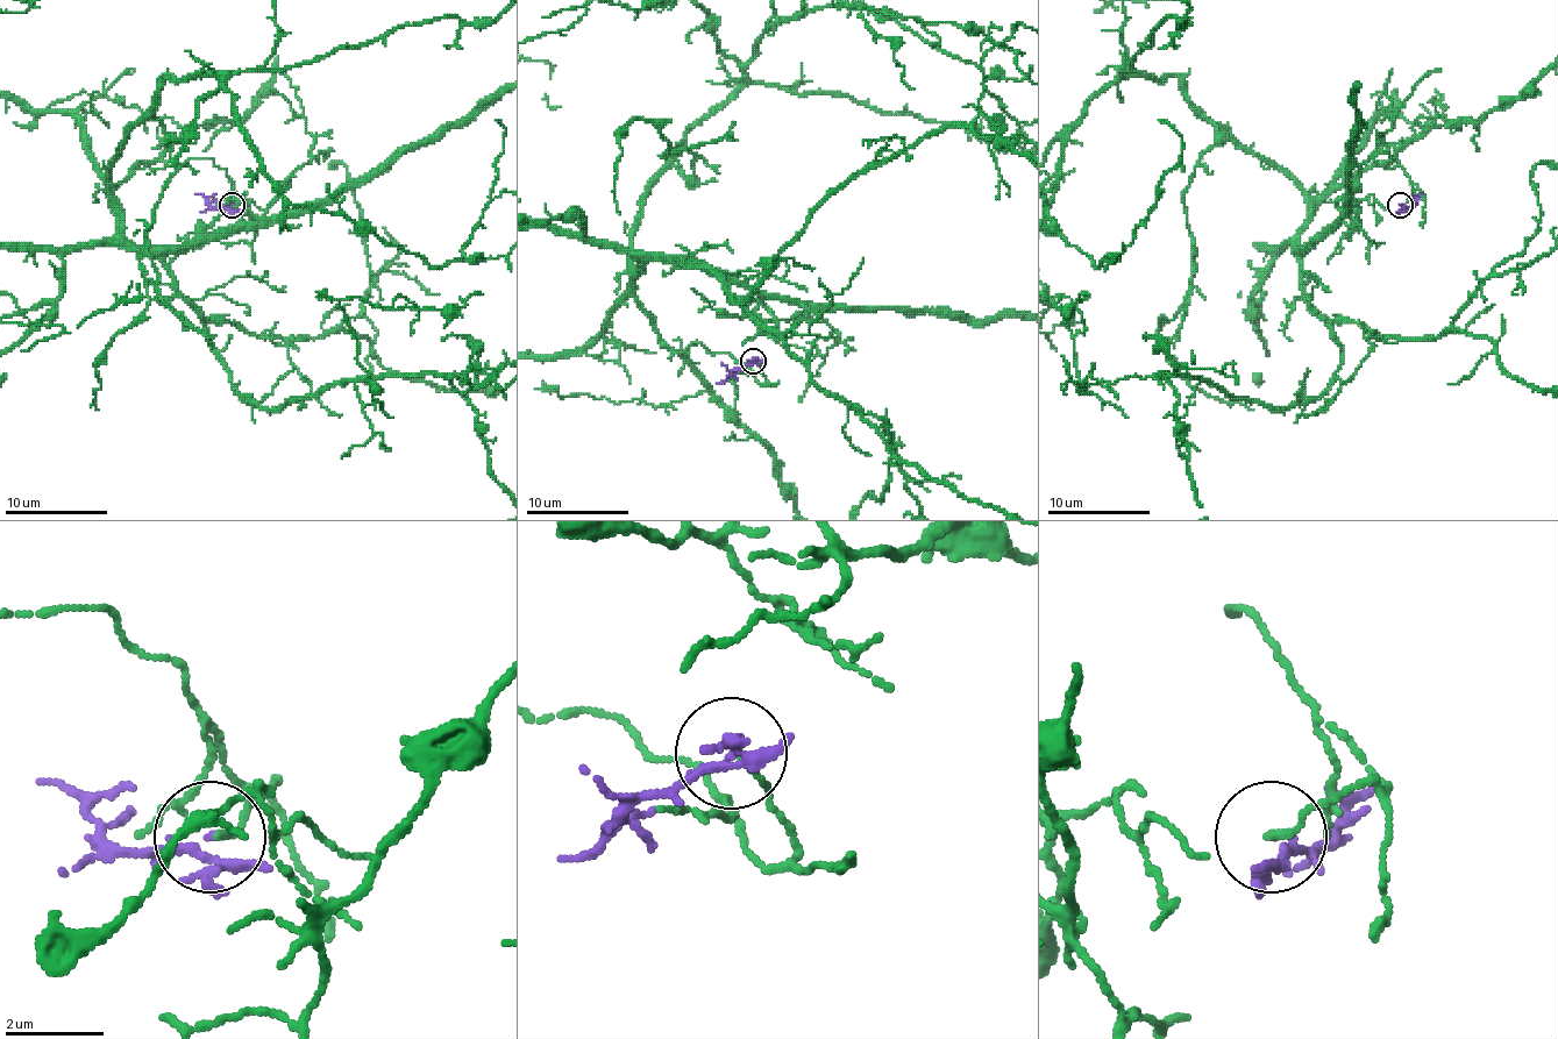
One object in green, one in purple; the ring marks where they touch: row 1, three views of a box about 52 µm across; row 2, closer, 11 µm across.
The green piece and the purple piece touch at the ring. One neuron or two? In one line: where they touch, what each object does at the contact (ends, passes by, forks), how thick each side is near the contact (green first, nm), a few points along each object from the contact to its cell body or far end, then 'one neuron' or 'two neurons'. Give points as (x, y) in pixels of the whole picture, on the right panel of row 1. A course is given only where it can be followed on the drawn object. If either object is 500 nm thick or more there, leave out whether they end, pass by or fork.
(1400, 205) | green ends | purple passes by | 120/130 nm | purple via (1399, 204), (1409, 207), (1422, 194) | two neurons

